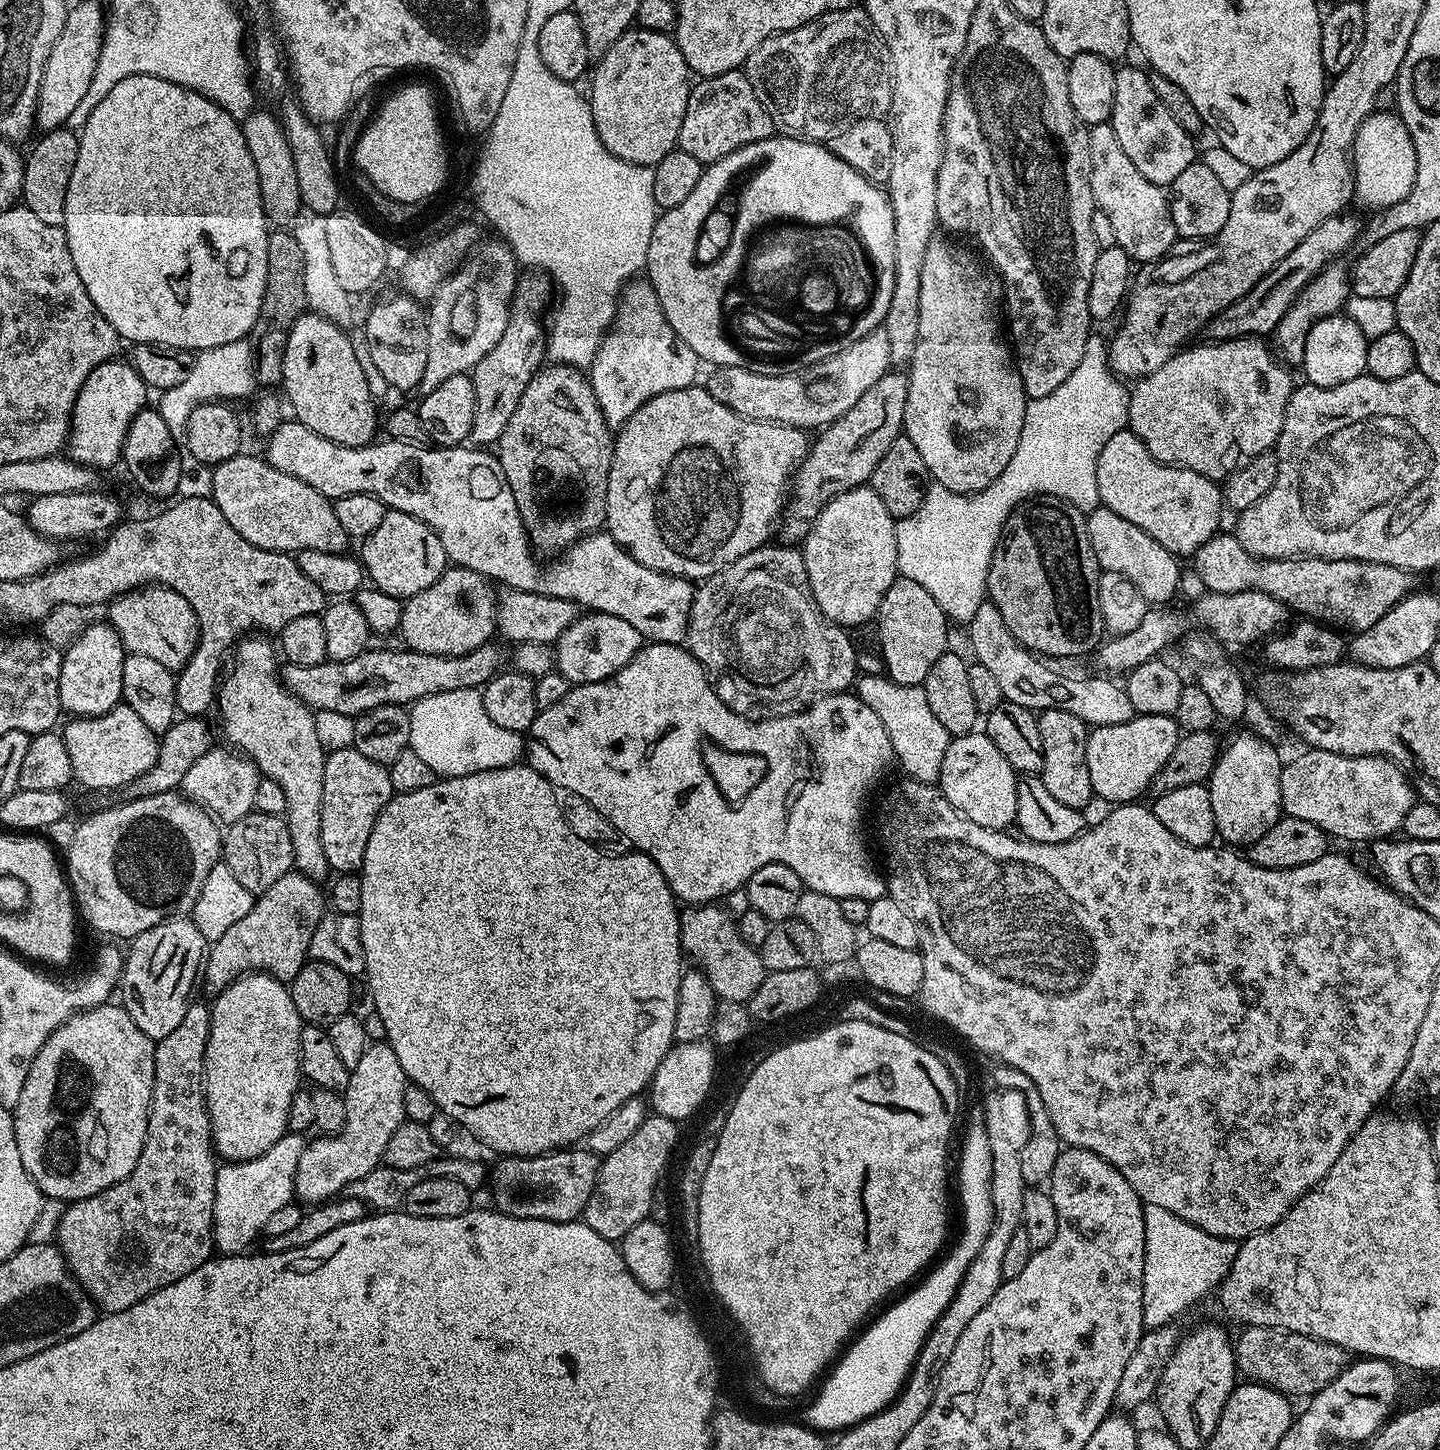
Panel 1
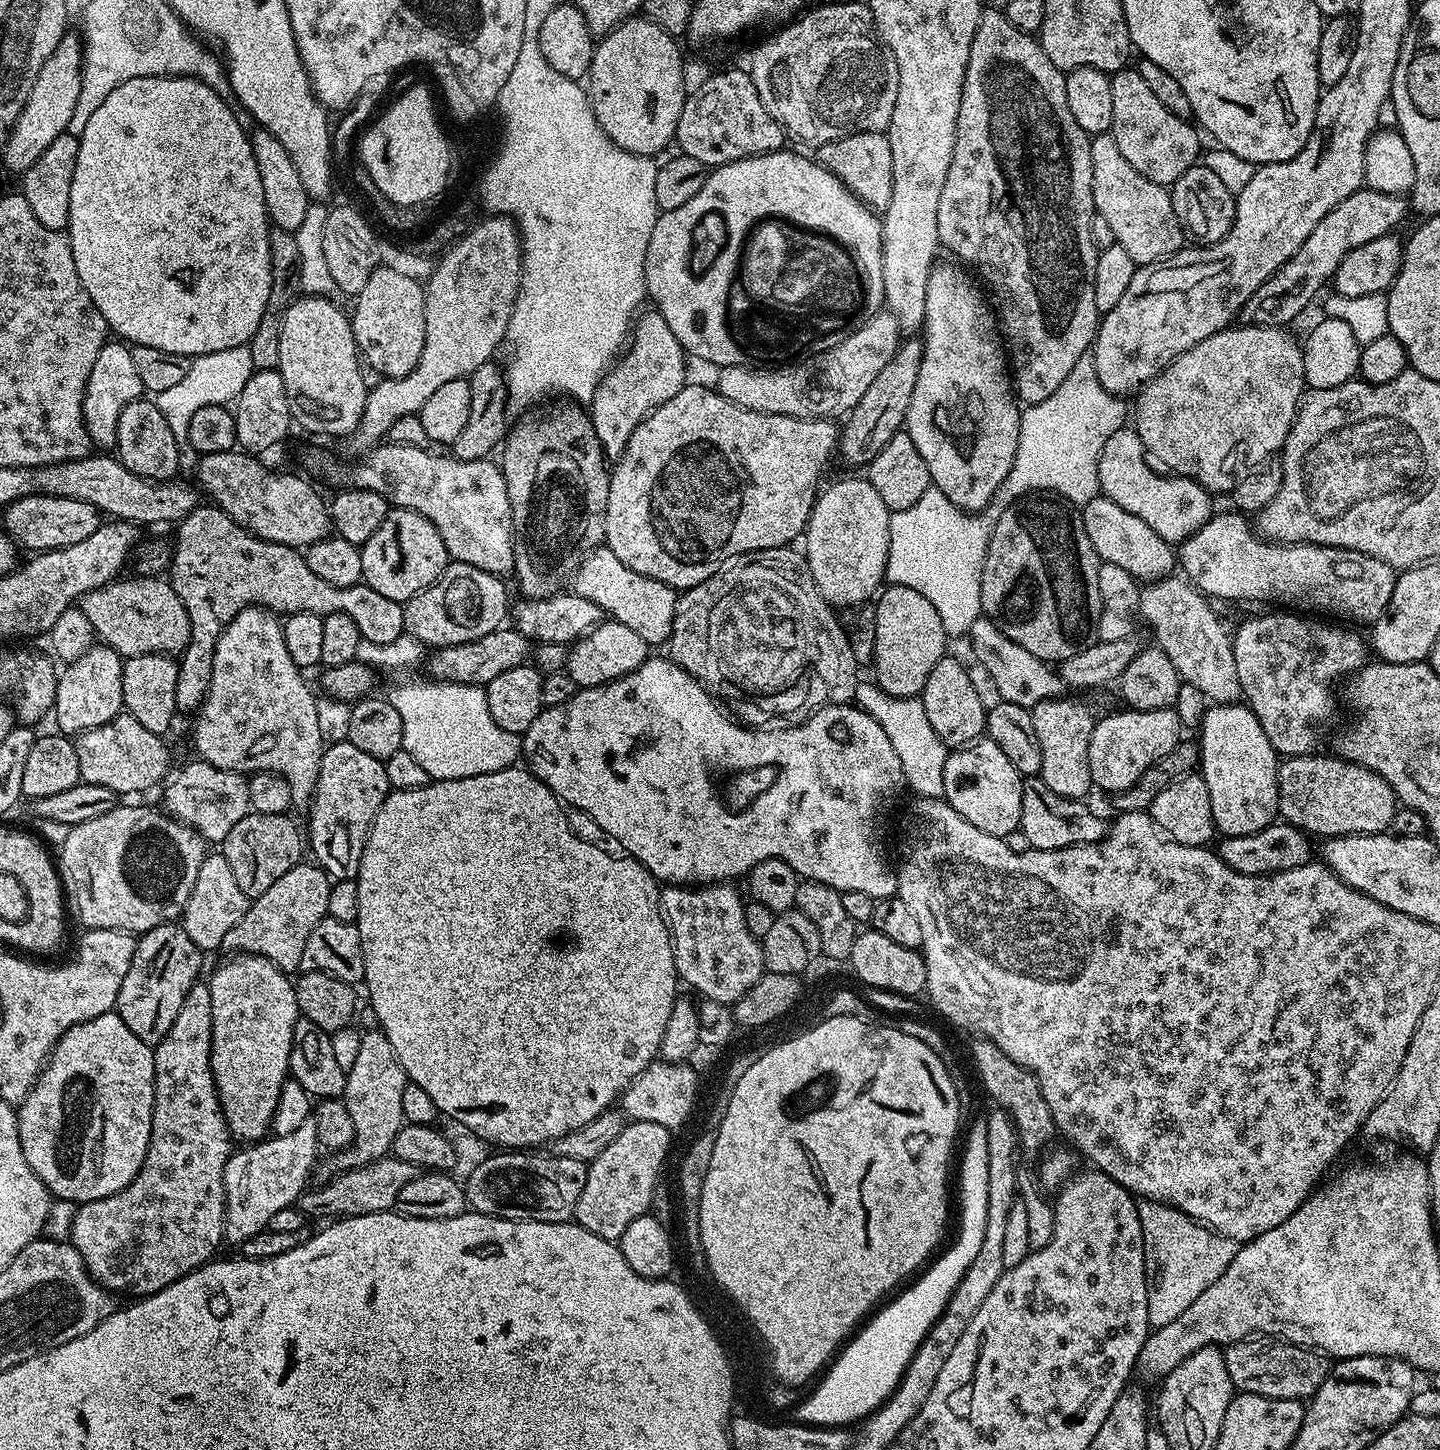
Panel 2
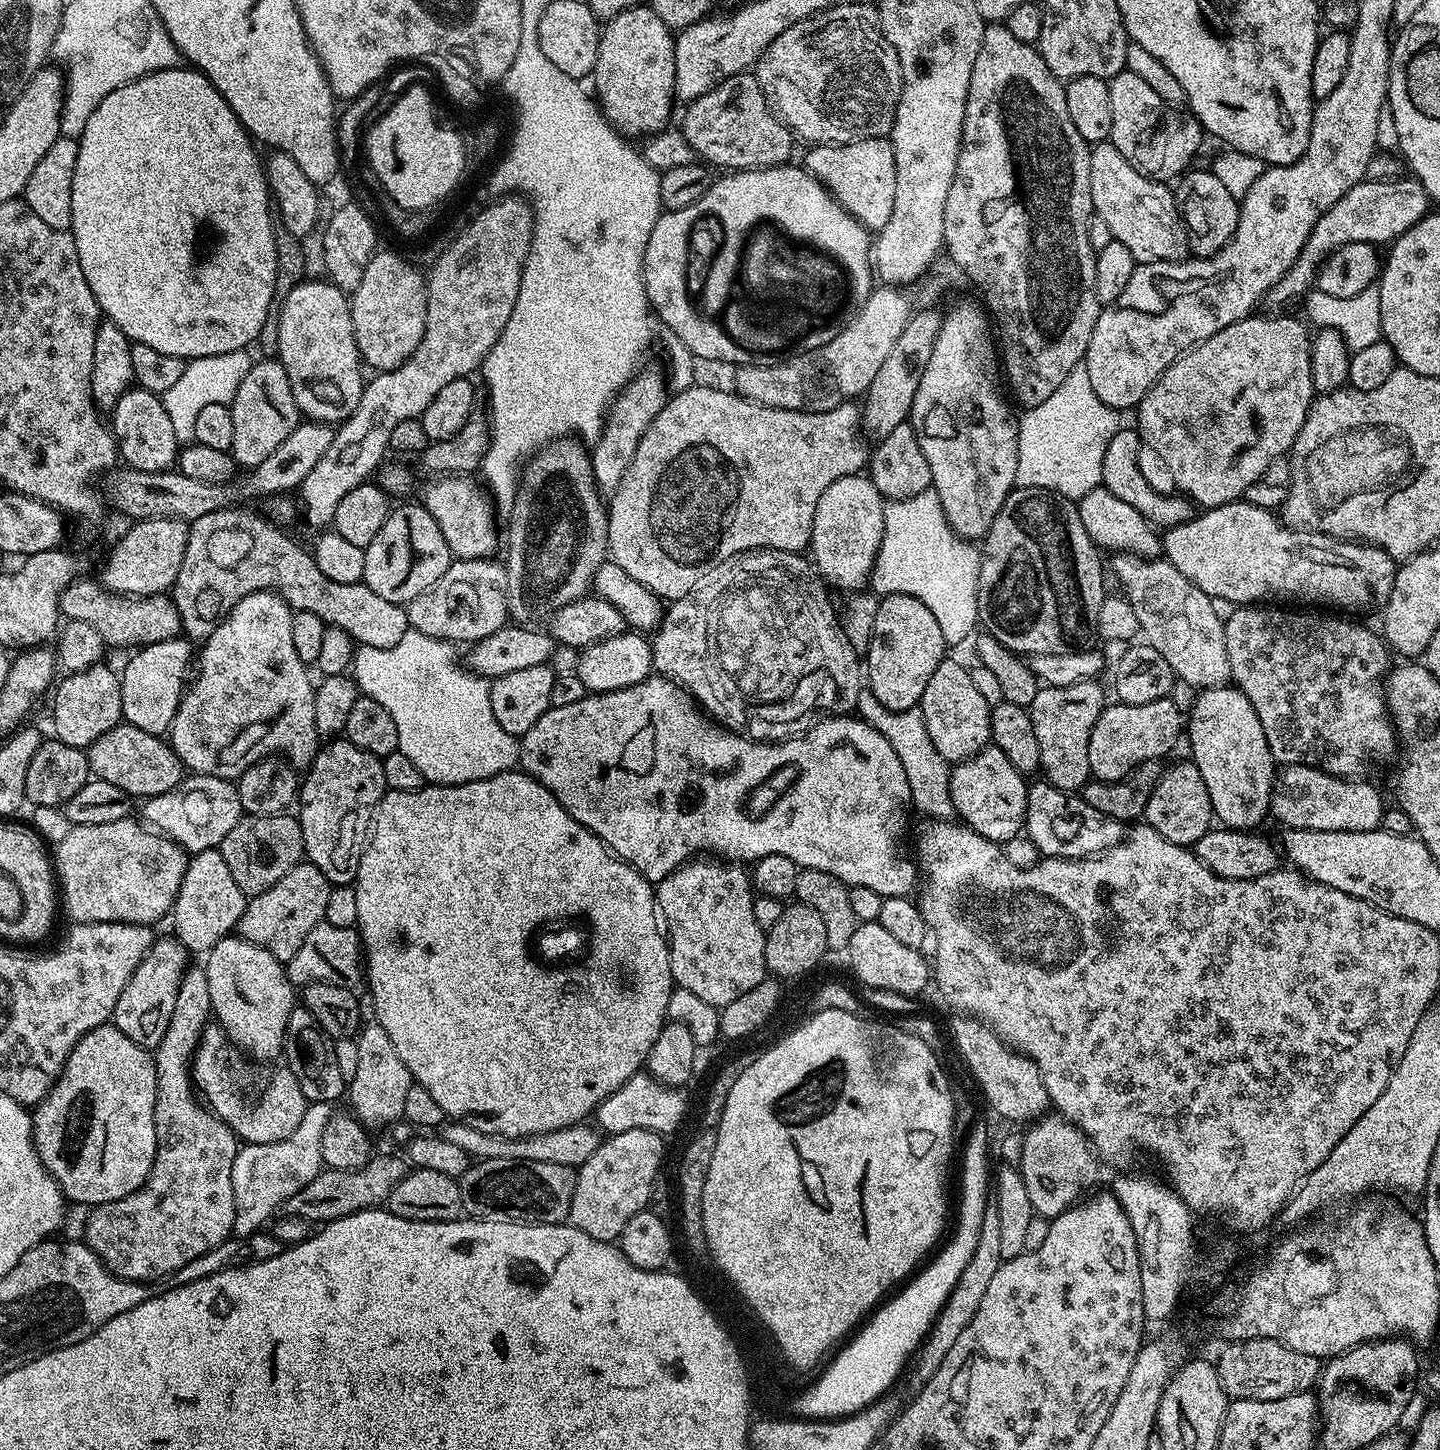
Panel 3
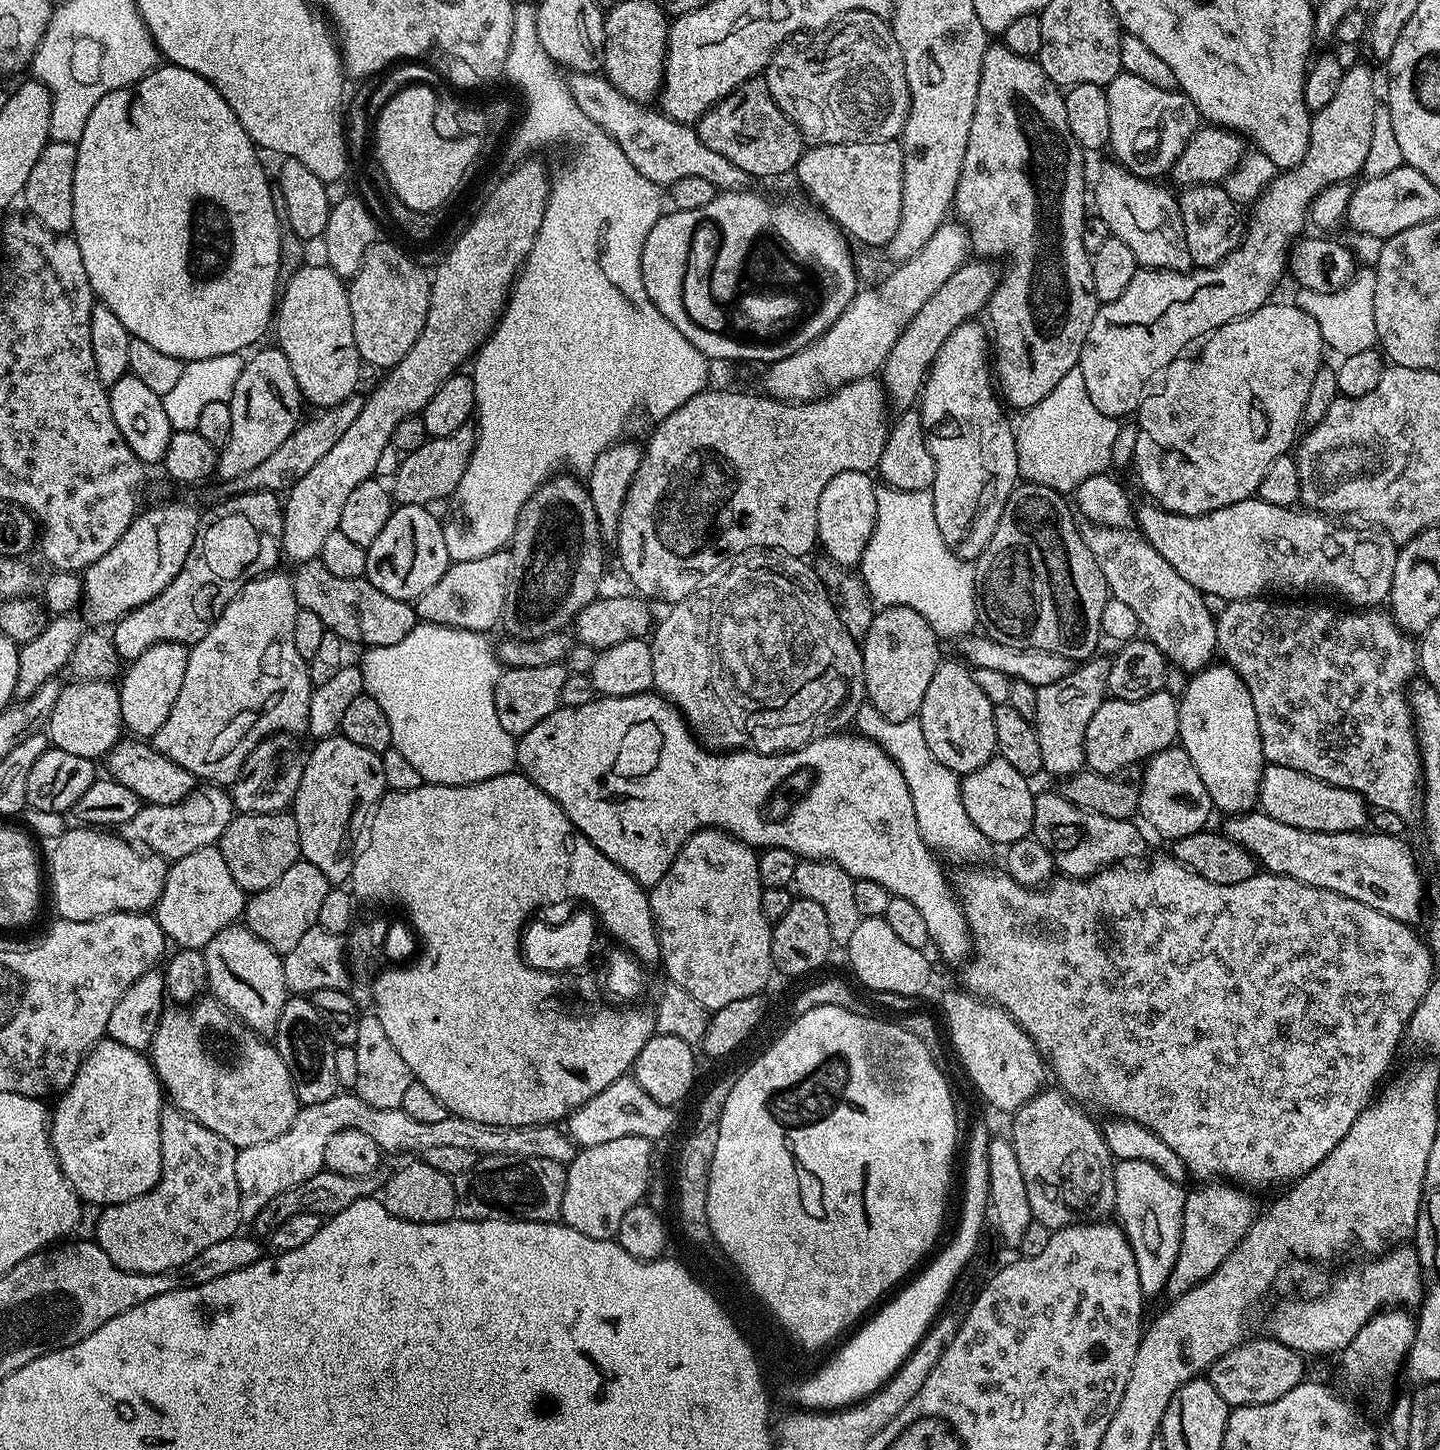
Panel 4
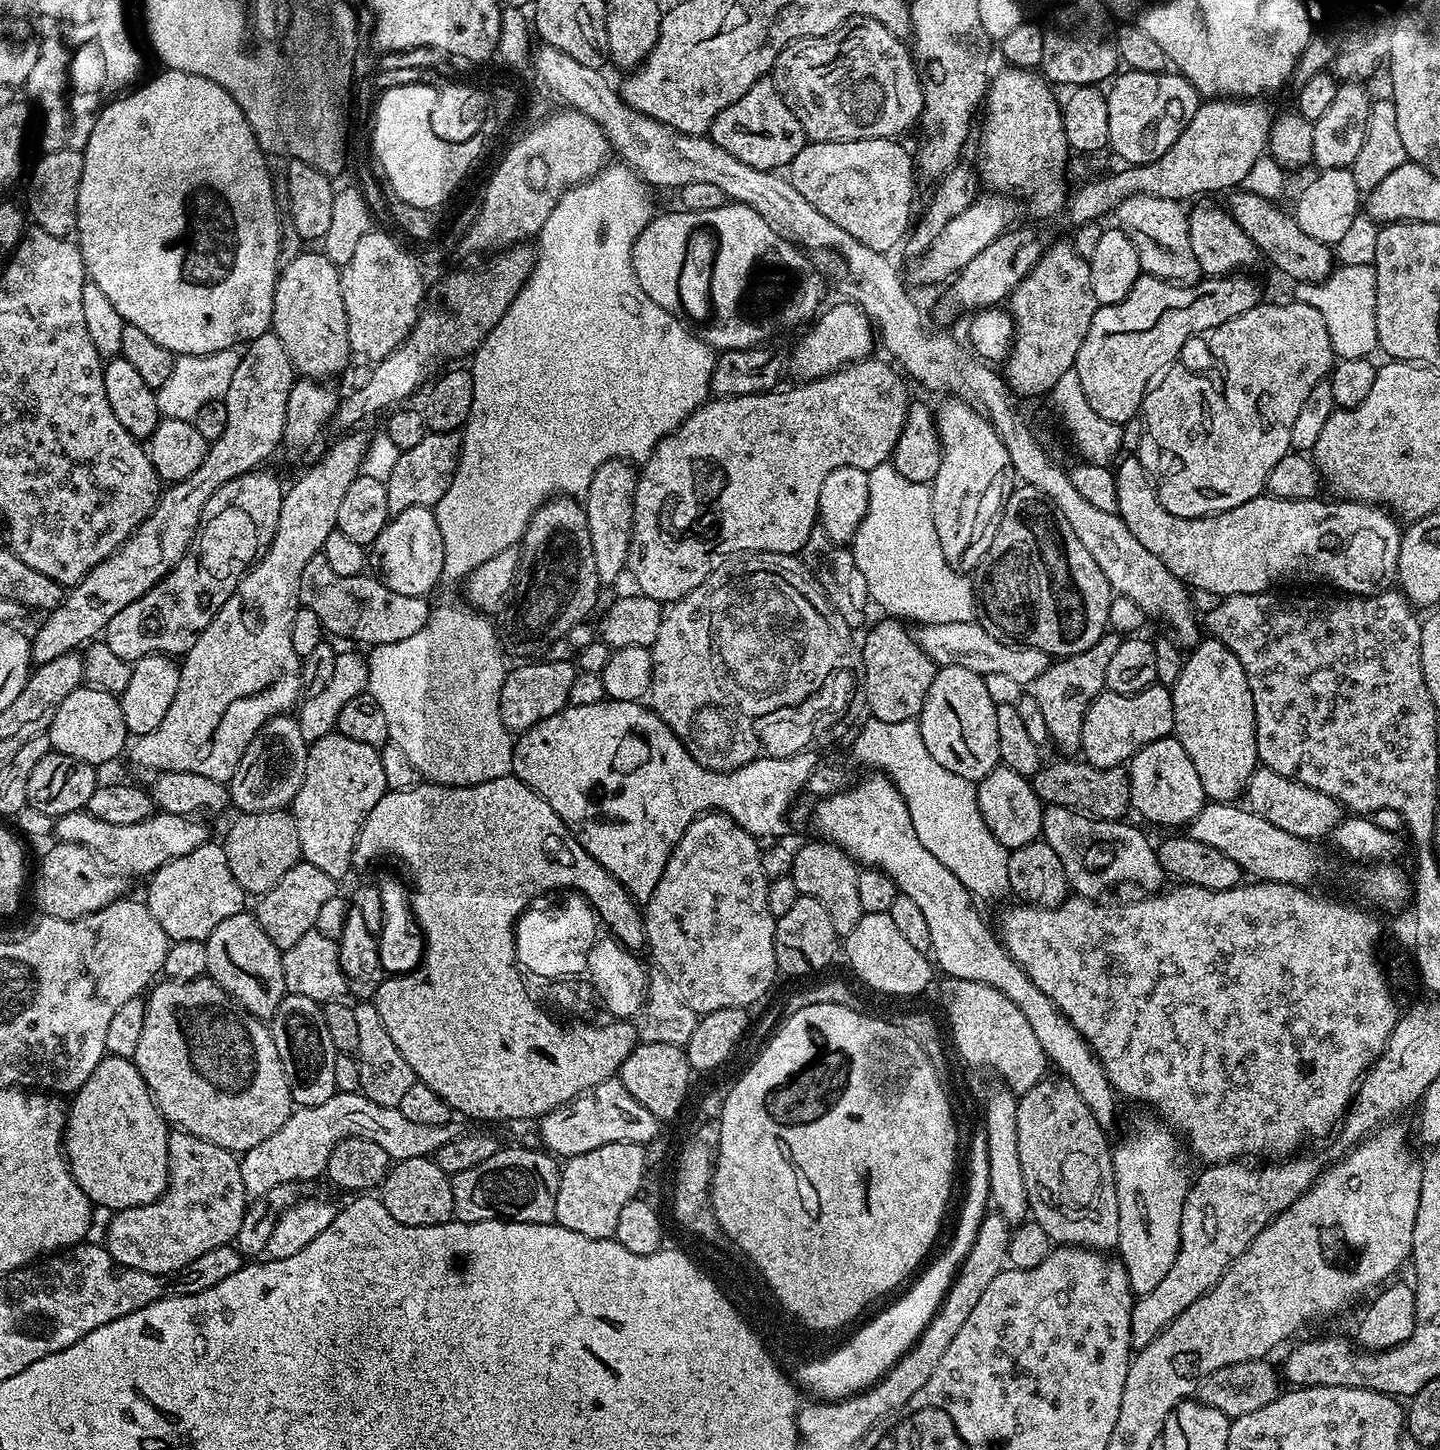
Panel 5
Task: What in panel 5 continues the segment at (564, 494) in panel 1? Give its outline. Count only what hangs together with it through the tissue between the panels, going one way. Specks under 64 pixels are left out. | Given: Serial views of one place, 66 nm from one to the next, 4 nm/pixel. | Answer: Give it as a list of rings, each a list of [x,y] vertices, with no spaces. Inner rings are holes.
[[[563,495],[545,502],[530,518],[518,547],[520,568],[510,593],[510,603],[502,612],[502,640],[520,658],[532,658],[551,648],[566,630],[589,619],[602,585],[598,566],[594,566],[590,526],[579,499]]]

